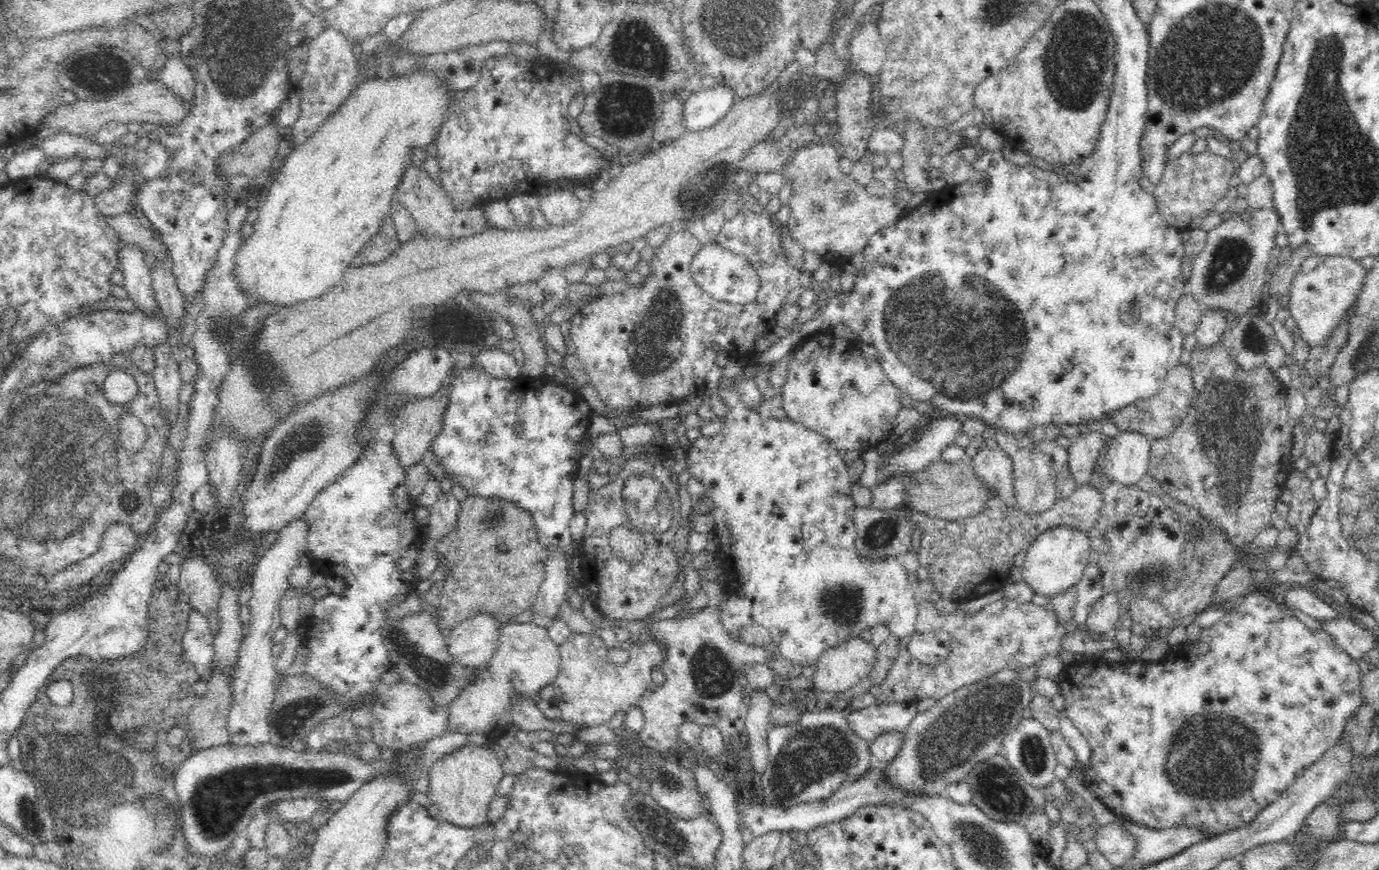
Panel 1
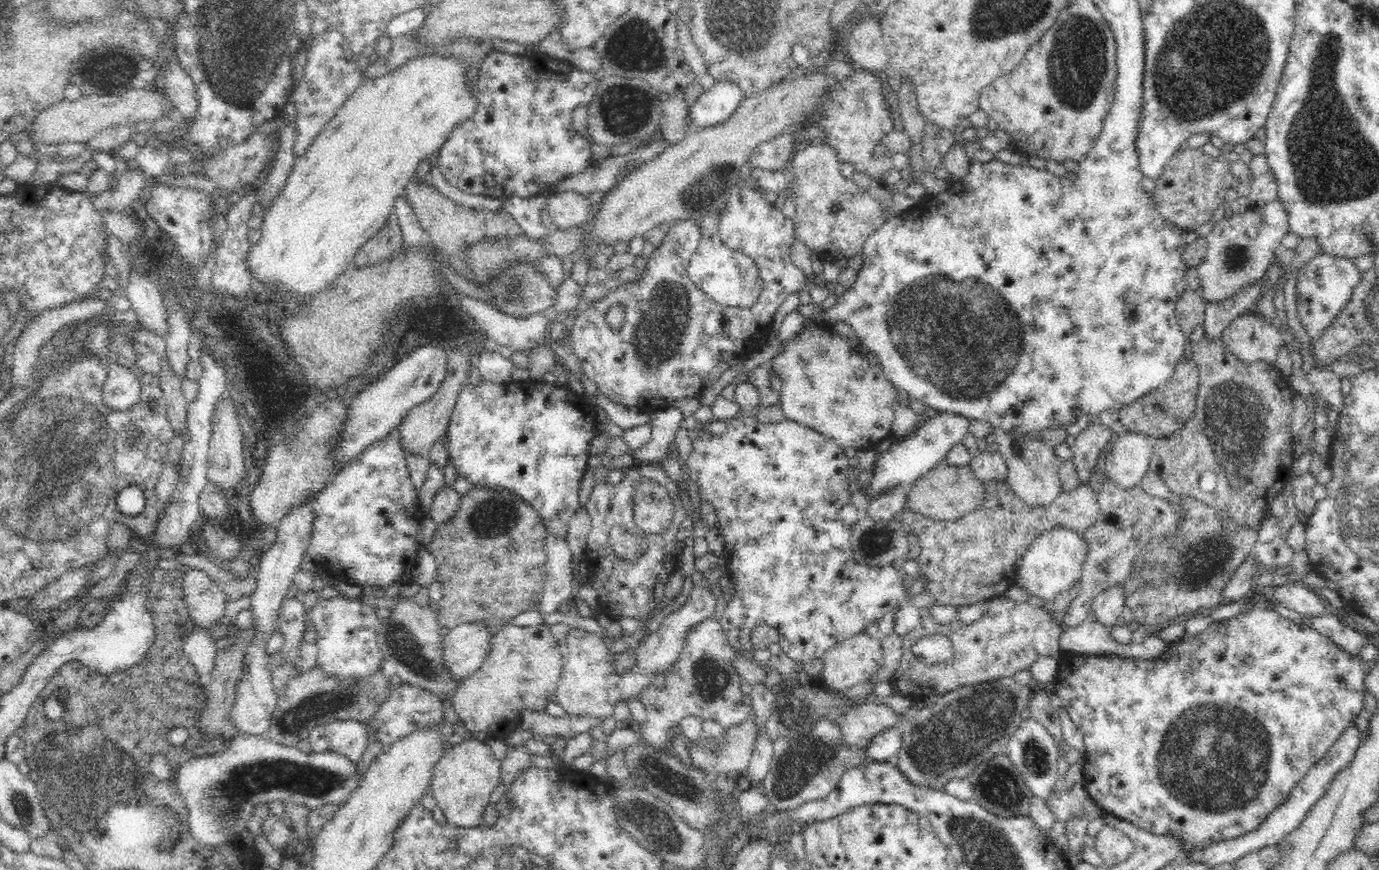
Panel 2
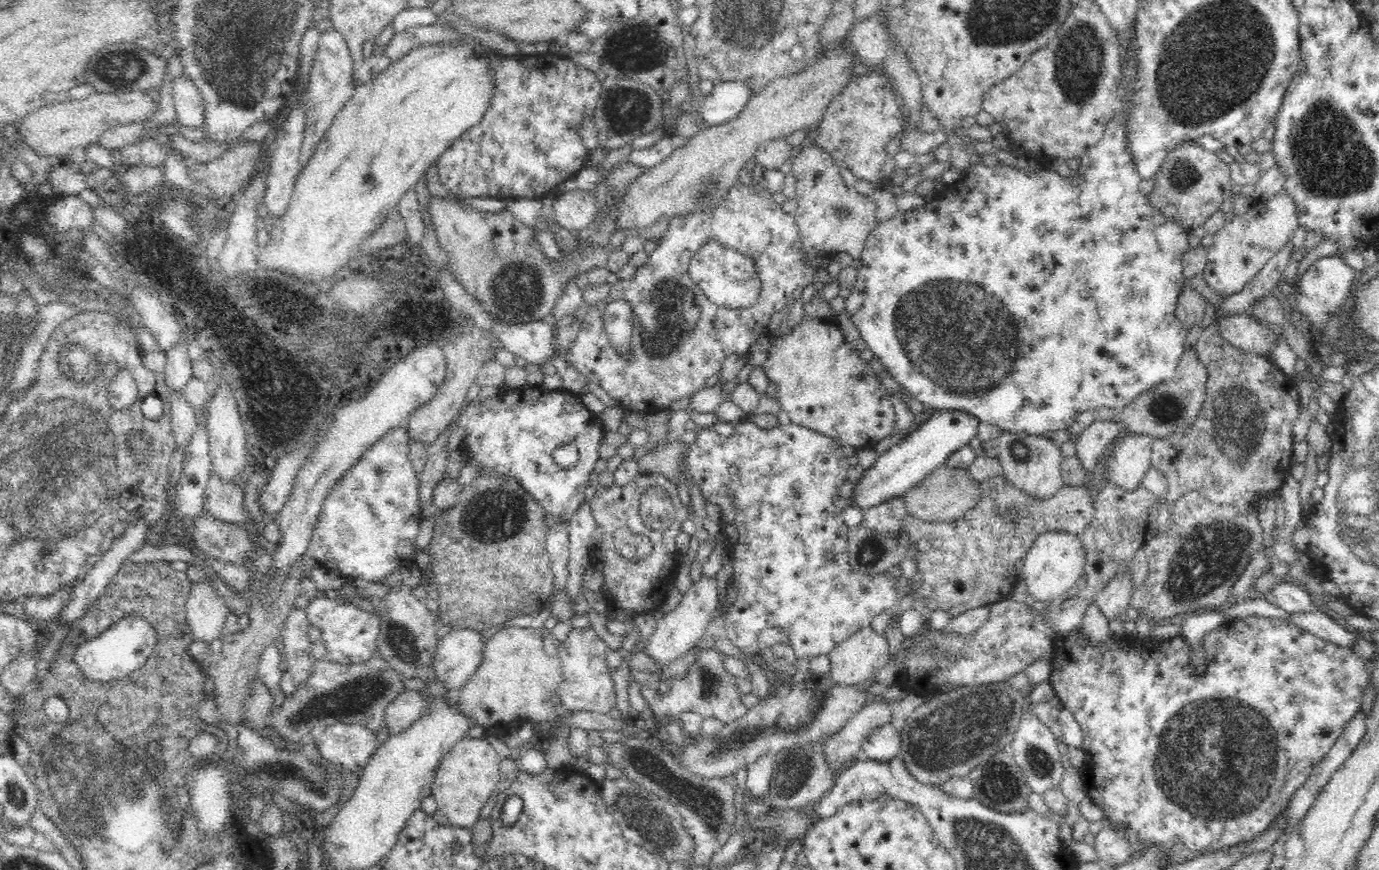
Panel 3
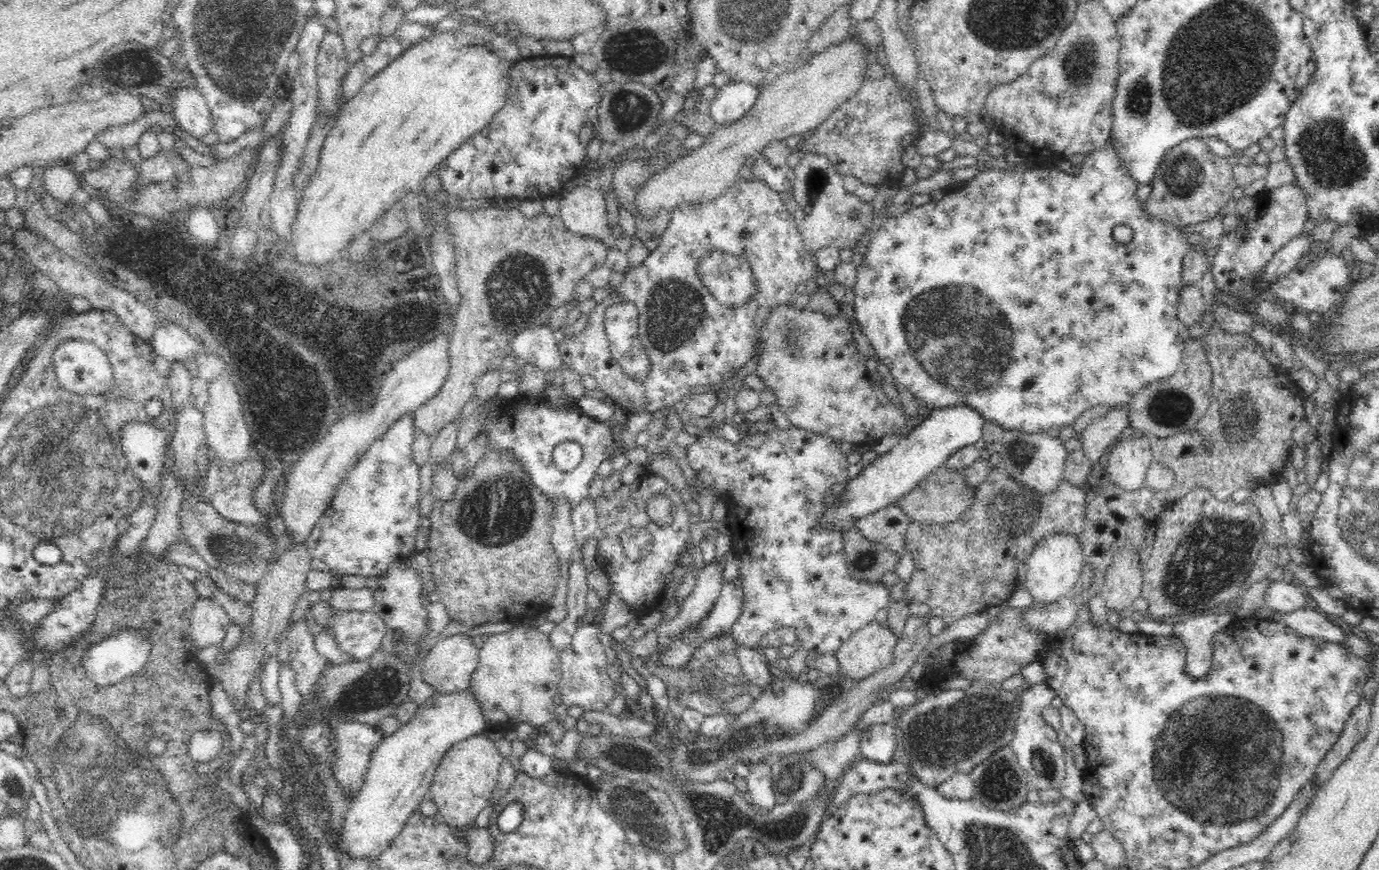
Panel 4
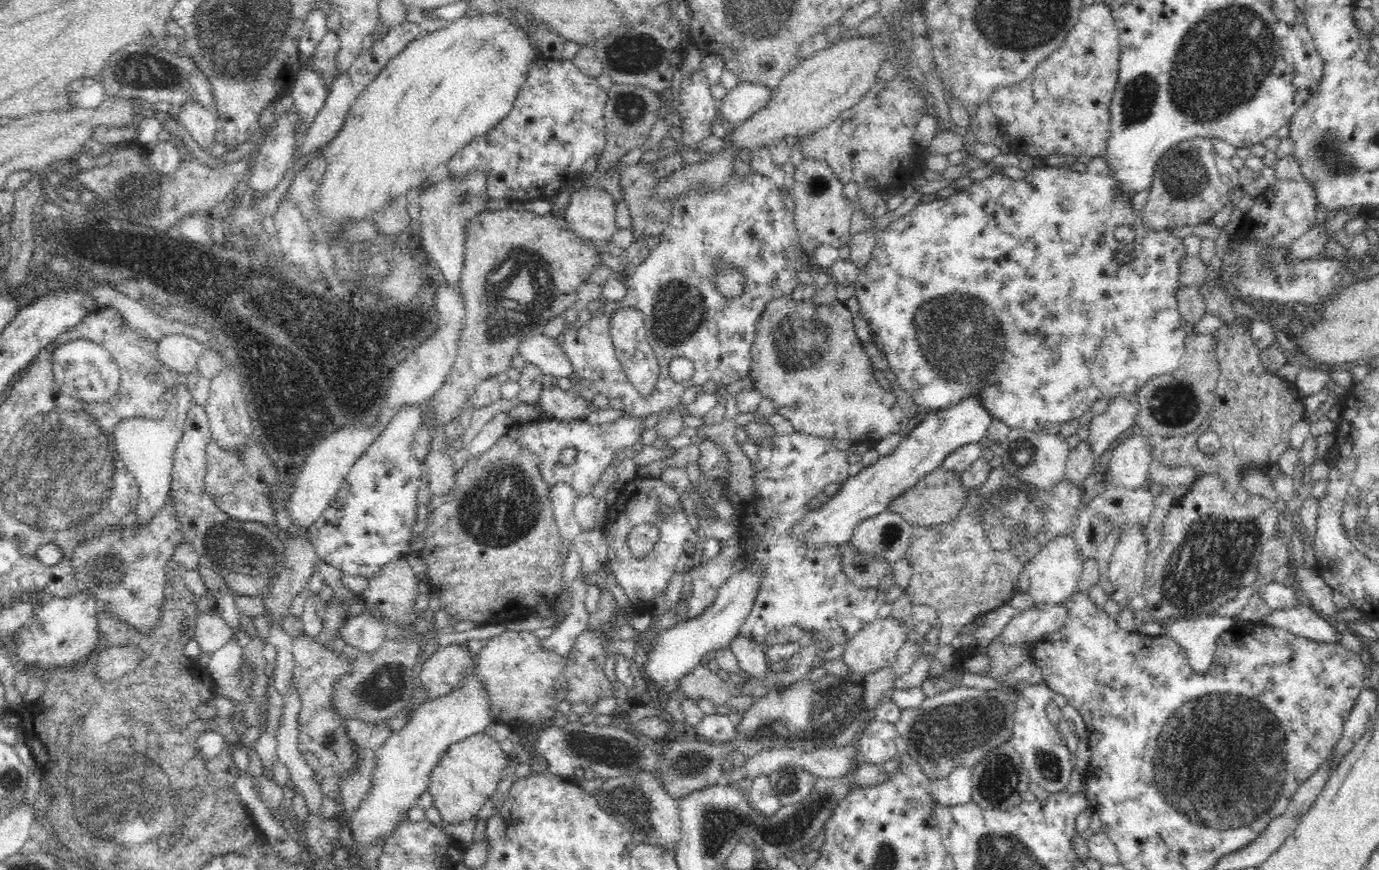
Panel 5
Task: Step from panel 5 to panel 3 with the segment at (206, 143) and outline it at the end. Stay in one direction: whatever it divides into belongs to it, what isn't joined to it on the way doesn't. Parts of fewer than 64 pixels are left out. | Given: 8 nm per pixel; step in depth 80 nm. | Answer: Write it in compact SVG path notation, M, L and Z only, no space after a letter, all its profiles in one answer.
M182 74L173 79L171 87L178 124L192 128L204 127L203 96L194 81Z

